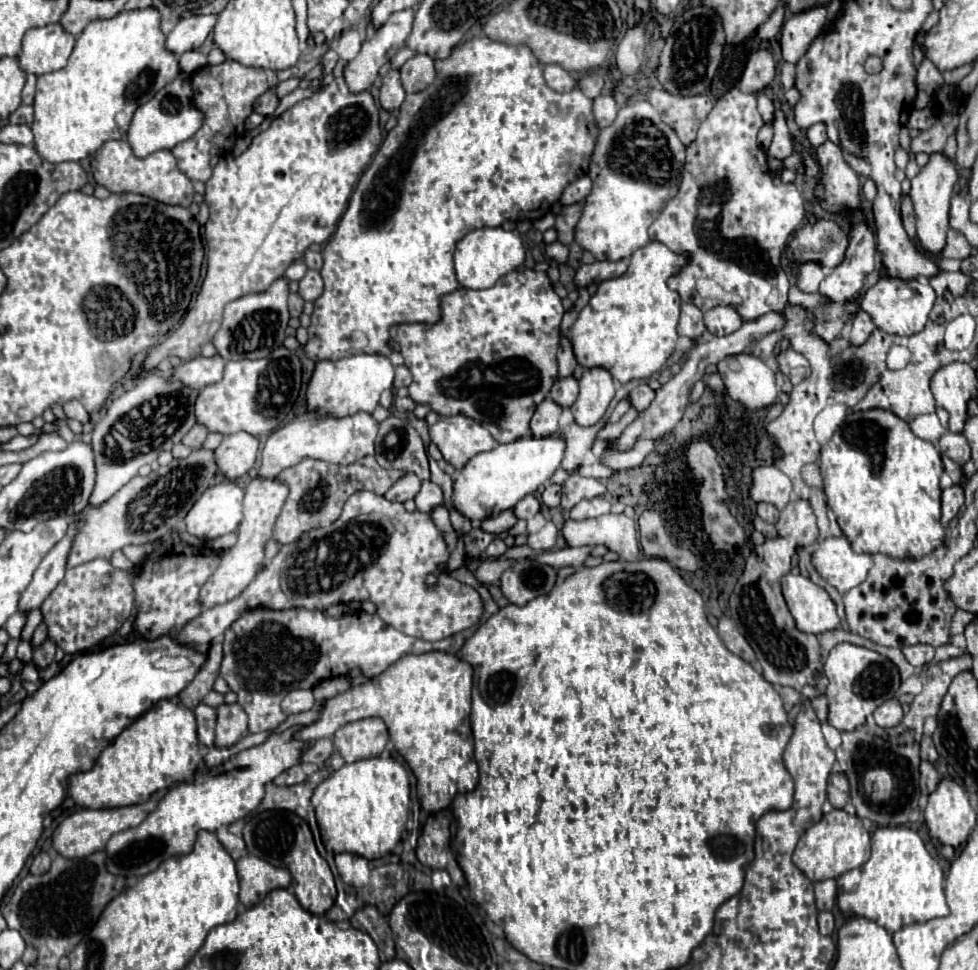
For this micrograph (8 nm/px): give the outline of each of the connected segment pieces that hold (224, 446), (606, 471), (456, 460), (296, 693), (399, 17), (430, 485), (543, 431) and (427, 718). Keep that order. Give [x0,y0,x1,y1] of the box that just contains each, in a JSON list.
[[214,432,258,480],[578,460,614,480],[430,416,498,470],[282,690,314,714],[344,8,412,92],[414,480,442,512],[530,400,562,436],[296,652,478,814]]

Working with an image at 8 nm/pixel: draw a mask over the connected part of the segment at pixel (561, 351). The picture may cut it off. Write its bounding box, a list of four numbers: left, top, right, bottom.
[558,336,576,378]

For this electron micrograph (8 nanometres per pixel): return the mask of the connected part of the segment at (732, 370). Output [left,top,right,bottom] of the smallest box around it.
[718,354,778,410]

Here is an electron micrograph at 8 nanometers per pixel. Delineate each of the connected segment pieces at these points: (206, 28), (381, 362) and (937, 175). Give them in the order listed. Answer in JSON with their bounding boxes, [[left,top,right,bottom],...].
[[166,14,216,56],[306,354,394,416],[910,152,958,254]]

